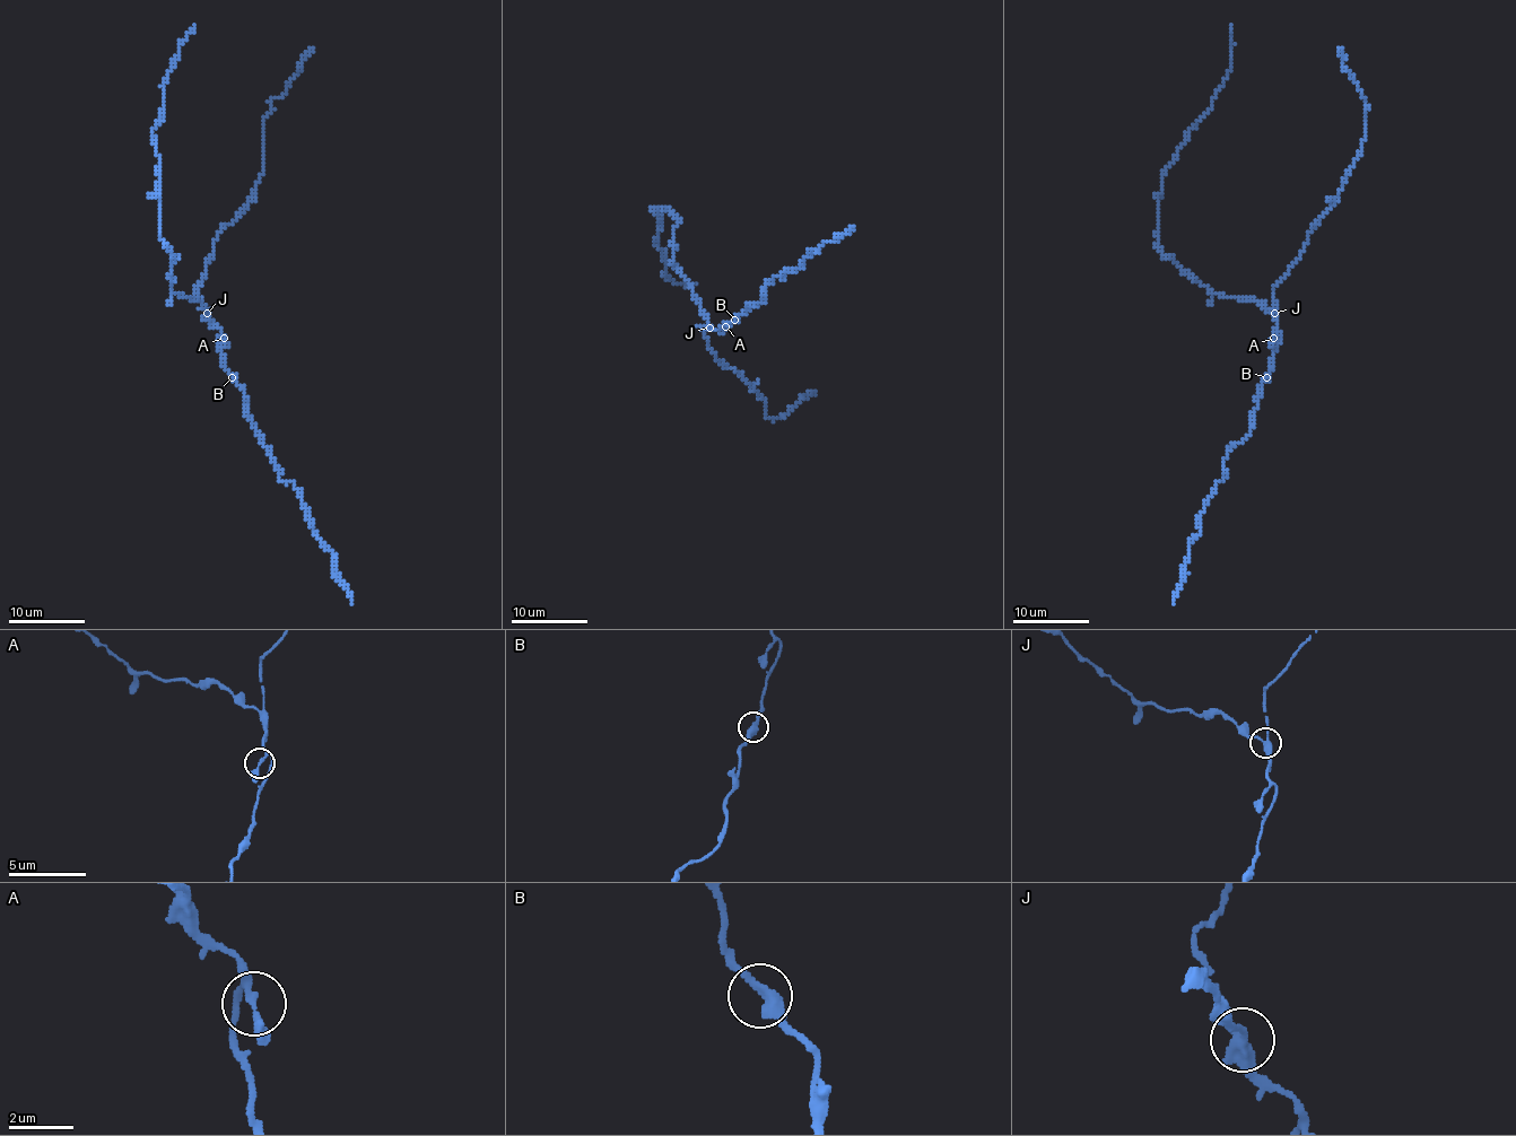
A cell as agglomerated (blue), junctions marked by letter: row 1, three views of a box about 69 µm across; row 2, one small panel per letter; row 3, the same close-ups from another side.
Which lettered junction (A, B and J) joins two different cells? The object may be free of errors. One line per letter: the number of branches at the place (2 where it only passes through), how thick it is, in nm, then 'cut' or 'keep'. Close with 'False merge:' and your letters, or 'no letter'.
A: 3 | 190 nm | keep
B: 2 | 360 nm | keep
J: 3 | 320 nm | cut
False merge: J

